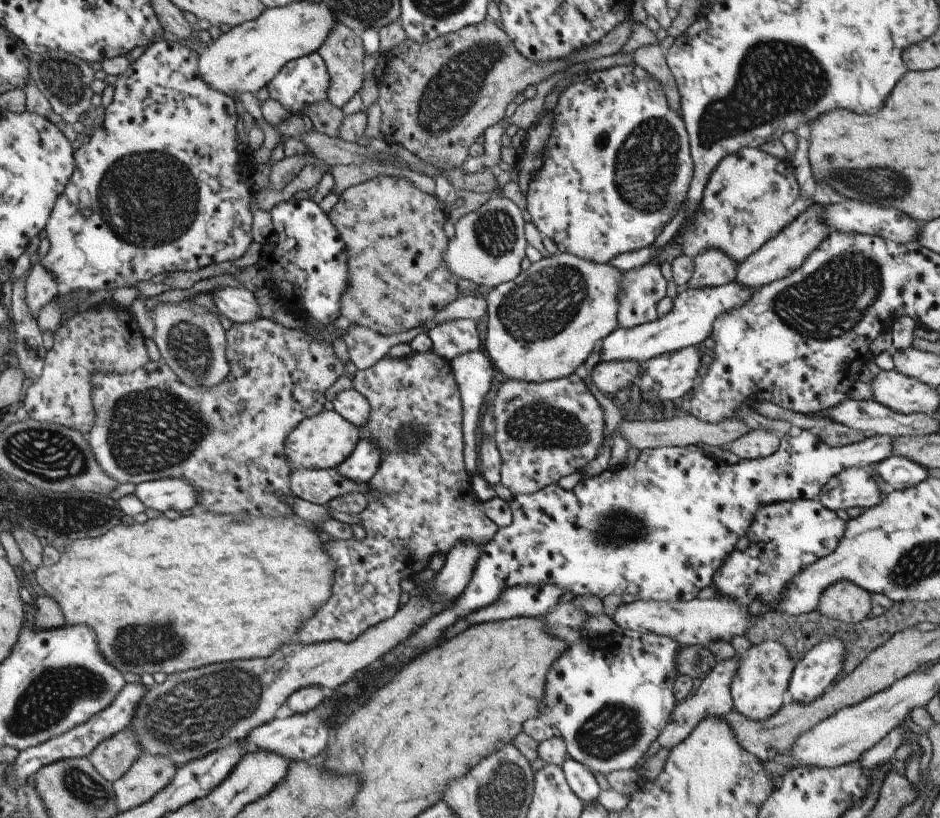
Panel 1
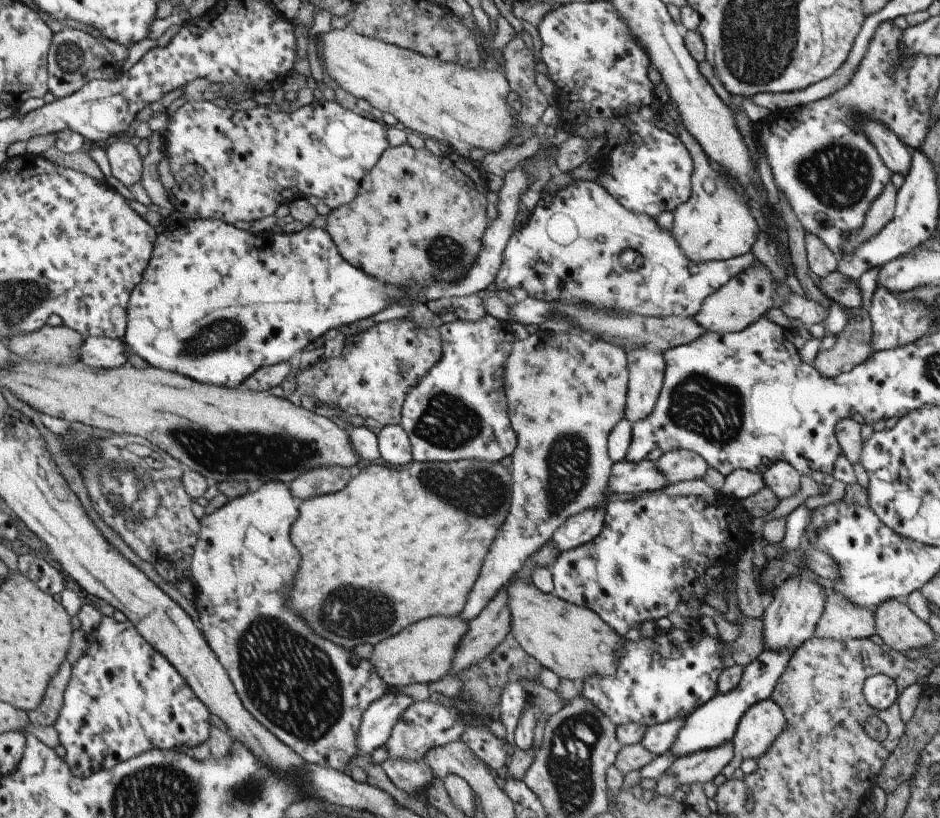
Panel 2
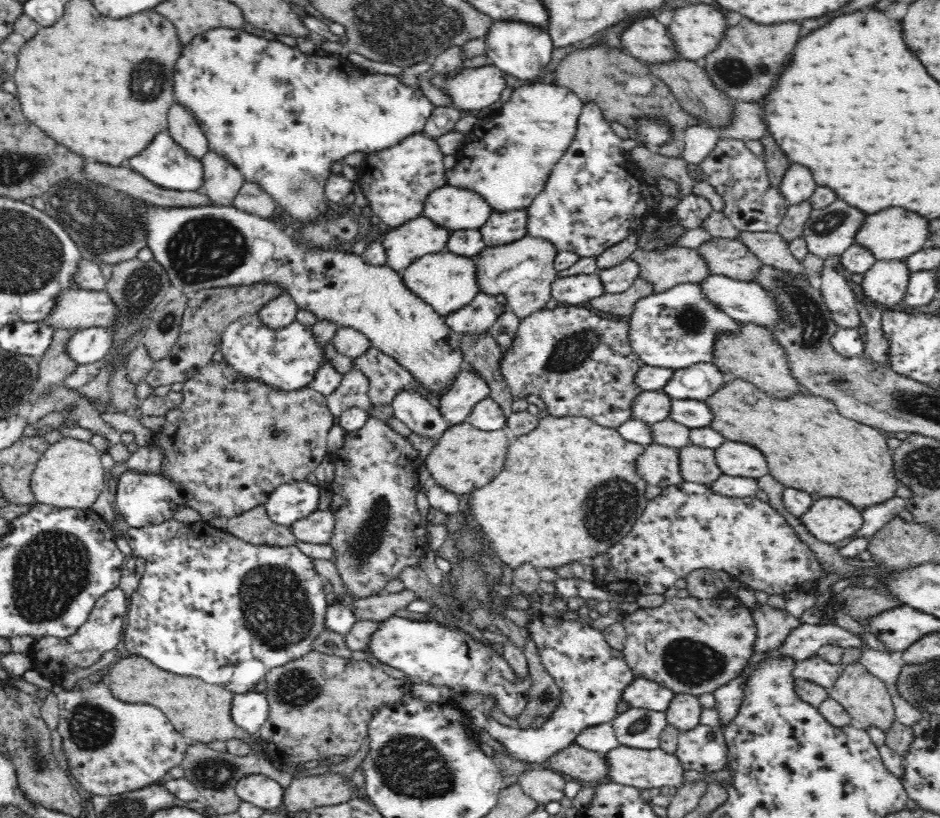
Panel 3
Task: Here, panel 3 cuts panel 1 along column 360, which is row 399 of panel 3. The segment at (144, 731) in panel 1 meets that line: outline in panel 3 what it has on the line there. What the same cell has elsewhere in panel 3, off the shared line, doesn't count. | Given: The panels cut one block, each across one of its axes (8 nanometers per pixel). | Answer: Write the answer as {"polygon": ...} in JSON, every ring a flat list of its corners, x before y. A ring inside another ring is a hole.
{"polygon":[[662,390,642,391,631,404,631,418,653,425,669,417,672,398]]}

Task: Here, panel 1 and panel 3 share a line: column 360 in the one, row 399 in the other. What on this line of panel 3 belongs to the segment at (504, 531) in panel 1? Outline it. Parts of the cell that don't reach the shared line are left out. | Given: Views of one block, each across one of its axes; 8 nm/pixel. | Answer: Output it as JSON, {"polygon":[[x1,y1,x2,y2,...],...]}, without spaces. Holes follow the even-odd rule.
{"polygon":[[700,363,674,371,661,390,672,399,706,400,728,378,714,363]]}

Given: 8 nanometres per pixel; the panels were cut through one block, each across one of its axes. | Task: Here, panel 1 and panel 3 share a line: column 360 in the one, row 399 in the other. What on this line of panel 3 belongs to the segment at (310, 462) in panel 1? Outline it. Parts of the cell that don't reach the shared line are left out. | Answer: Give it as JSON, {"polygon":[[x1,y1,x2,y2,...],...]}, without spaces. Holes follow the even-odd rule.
{"polygon":[[142,205,135,210,135,213,139,216,139,222,143,224,146,234,146,245,153,252,154,260,164,267,164,270,171,280,171,285,174,286,174,288,178,288,184,295,189,296,198,292,198,290,218,288,218,286,248,286,248,284,271,282,271,284,279,286,284,293,288,293,292,296,298,308,312,312,312,315,316,316,317,321,330,321,334,323,336,327,347,326,348,328,358,329,364,336,368,337,368,340,371,340,372,346,379,348,384,354,396,359,396,362,399,362,407,371,410,371,412,376,416,378,416,382,420,383,420,387,426,387,428,391,436,393,436,399,433,401,434,404,436,404,439,398,448,390,456,378,456,375,465,365,465,360,459,345,461,335,450,329,445,322,444,316,437,314,429,304,426,304,419,296,416,296,411,290,408,290,398,271,391,269,387,264,382,266,366,264,364,259,353,251,337,251,336,249,320,249,318,247,302,248,300,247,300,243,296,241,296,237,294,237,294,231,280,230,274,223,274,220,255,214,248,214,232,206,202,205,197,207,161,207,156,205]]}

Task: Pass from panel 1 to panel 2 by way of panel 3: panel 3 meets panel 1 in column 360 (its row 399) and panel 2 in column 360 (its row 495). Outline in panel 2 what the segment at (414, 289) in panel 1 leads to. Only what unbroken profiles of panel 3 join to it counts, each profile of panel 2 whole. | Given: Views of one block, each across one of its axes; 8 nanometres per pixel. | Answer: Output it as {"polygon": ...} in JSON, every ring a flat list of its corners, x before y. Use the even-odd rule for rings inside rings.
{"polygon":[[408,143,388,147,380,160,363,176,358,196,350,204,331,210,326,230,341,258,361,268,372,278,390,286,428,286,430,282,462,280,474,266,488,228,486,195,489,192,484,173,460,155,436,156,428,149,416,150]]}

